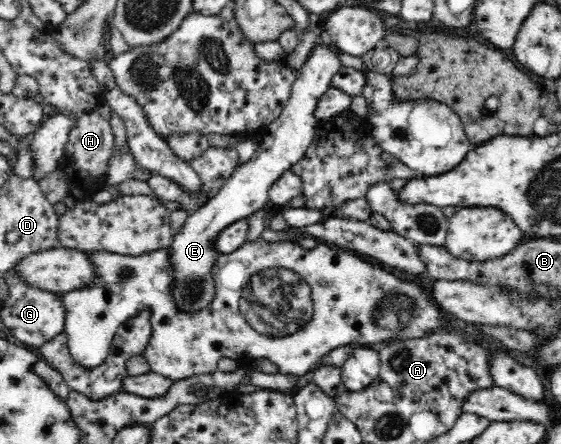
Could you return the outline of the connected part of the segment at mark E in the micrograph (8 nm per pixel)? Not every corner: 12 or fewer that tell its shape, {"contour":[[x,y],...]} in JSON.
{"contour":[[322,31],[253,156],[168,248],[177,312],[216,298],[218,236],[268,204],[341,67]]}

